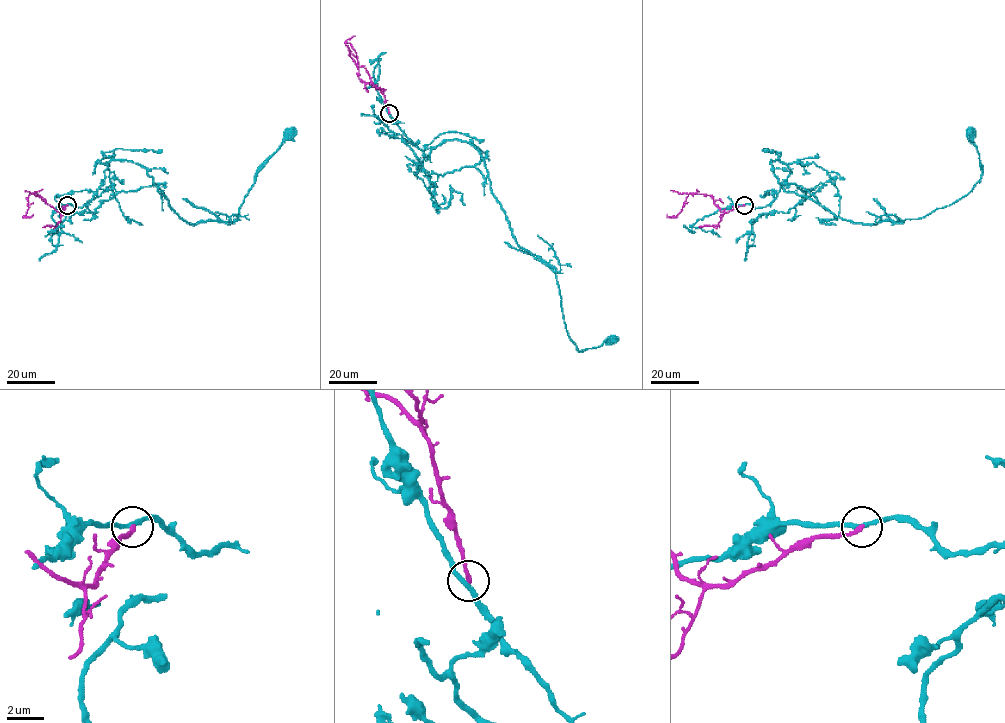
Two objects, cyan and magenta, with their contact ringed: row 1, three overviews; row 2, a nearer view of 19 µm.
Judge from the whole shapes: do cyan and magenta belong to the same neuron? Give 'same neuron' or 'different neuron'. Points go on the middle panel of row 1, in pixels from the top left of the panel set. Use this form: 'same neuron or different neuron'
different neuron

